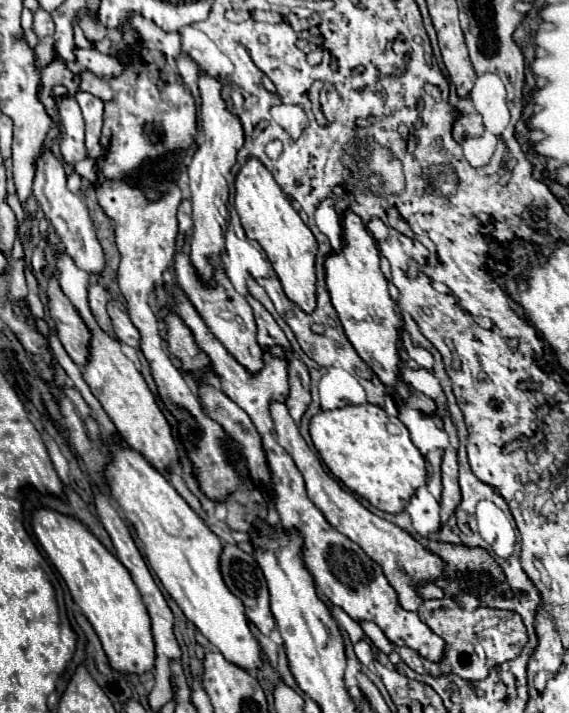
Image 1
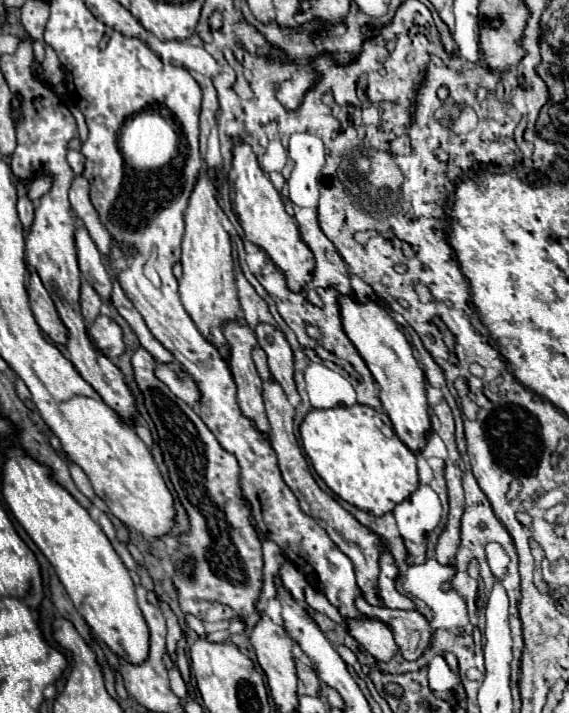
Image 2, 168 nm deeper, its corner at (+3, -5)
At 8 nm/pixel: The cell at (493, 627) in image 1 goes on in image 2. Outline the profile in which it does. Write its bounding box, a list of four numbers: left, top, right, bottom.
[356,598,430,660]

